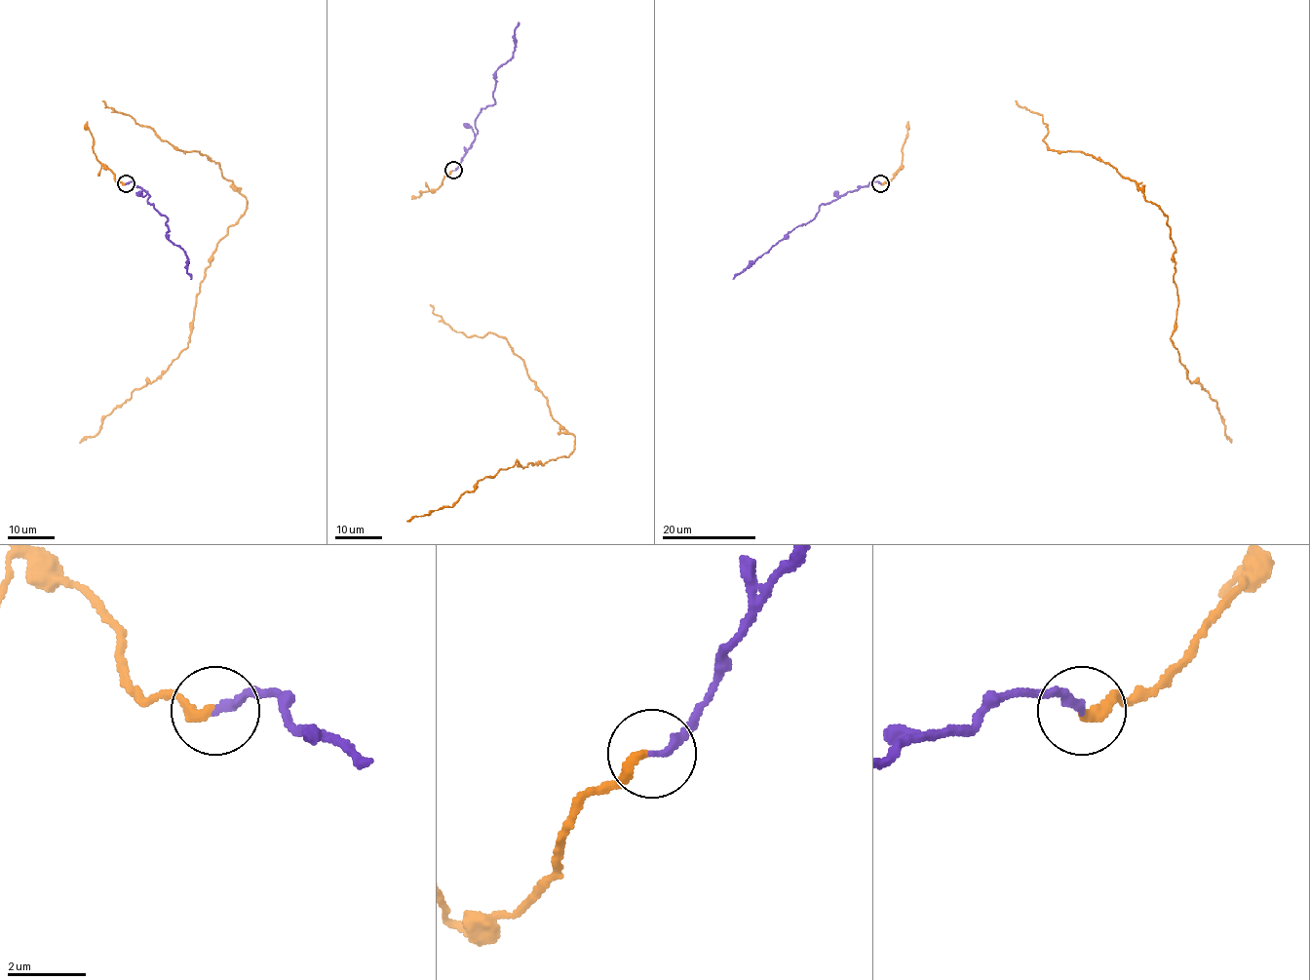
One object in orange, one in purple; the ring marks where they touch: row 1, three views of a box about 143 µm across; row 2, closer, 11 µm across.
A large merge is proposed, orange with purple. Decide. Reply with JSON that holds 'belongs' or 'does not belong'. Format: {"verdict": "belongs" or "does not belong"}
{"verdict": "belongs"}

